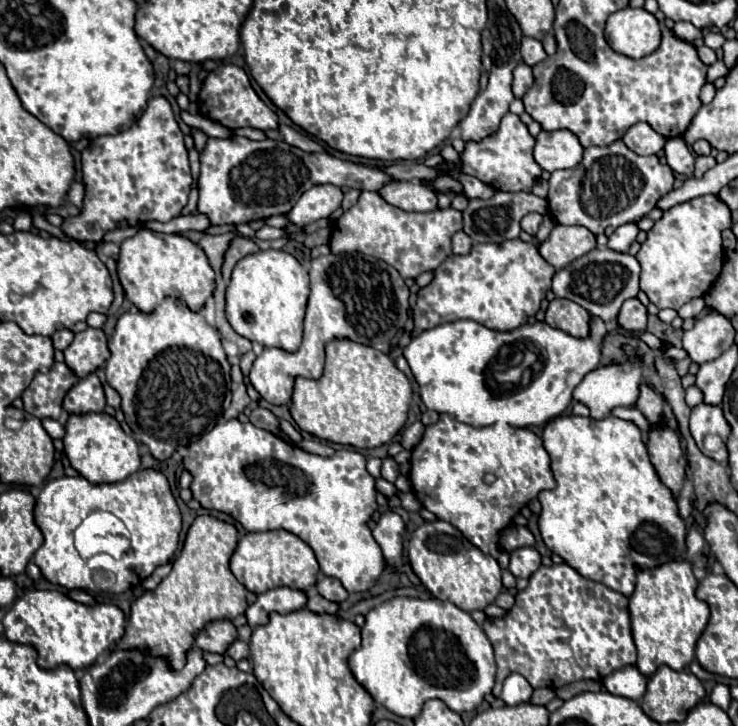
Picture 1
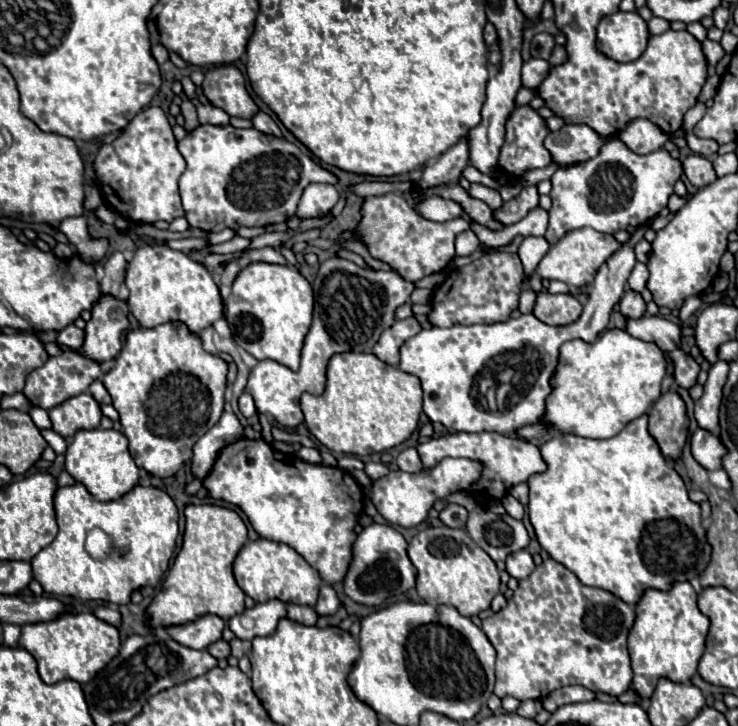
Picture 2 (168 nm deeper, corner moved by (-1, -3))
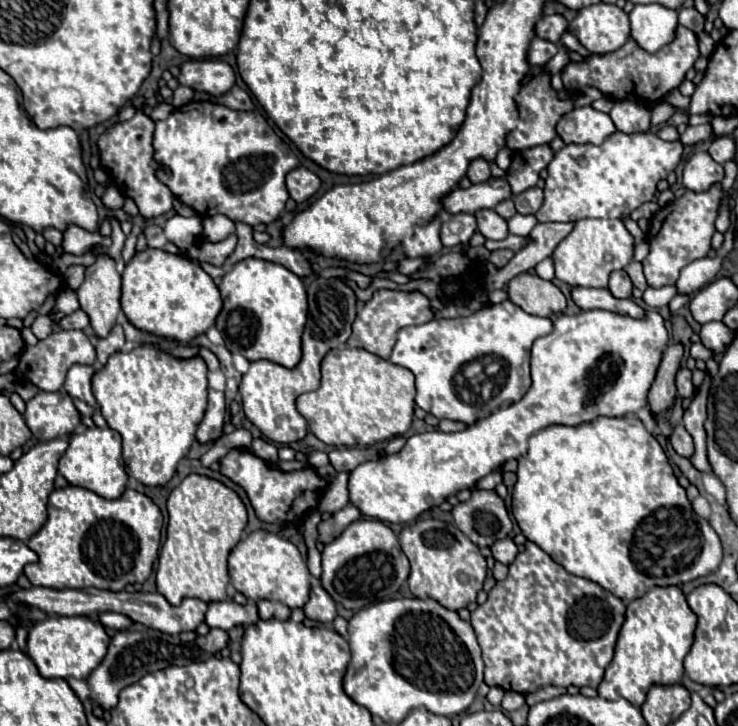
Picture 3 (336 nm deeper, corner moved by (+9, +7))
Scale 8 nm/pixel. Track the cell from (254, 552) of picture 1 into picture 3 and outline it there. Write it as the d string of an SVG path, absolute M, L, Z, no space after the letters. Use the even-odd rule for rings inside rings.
M256 530L240 540L228 558L228 574L232 586L248 600L276 600L290 610L304 608L310 592L310 572L298 548L278 534Z

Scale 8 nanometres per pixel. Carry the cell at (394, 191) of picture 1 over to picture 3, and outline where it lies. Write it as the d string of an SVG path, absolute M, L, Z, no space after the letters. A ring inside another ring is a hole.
M490 178L488 182L470 186L466 190L462 188L454 190L444 198L444 208L450 214L458 214L458 212L474 214L484 208L494 208L498 202L508 198L512 198L512 194L506 178Z

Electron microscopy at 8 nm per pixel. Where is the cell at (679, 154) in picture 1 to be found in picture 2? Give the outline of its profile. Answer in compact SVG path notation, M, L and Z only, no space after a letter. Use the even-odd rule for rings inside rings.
M690 154L690 156L682 158L682 168L684 168L684 174L688 176L688 180L692 182L692 186L696 186L696 188L704 188L718 178L710 160L706 160L704 156L698 156L698 154Z

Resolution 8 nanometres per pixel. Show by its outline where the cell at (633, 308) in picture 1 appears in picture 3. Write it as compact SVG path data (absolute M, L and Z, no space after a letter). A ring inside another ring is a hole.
M616 270L614 274L610 274L608 288L616 298L630 298L634 286L632 286L632 280L628 278L628 274L624 270Z

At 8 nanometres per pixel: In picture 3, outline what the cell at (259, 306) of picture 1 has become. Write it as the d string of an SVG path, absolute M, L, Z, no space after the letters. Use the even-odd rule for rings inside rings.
M246 258L224 274L220 294L224 308L216 318L216 328L232 354L240 354L250 362L270 360L284 368L294 368L300 362L308 298L296 274L274 262Z

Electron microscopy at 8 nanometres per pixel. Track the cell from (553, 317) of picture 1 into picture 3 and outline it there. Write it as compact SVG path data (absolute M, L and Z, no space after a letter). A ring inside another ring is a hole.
M528 272L508 282L508 298L524 312L536 316L554 316L566 308L566 296L552 282Z

